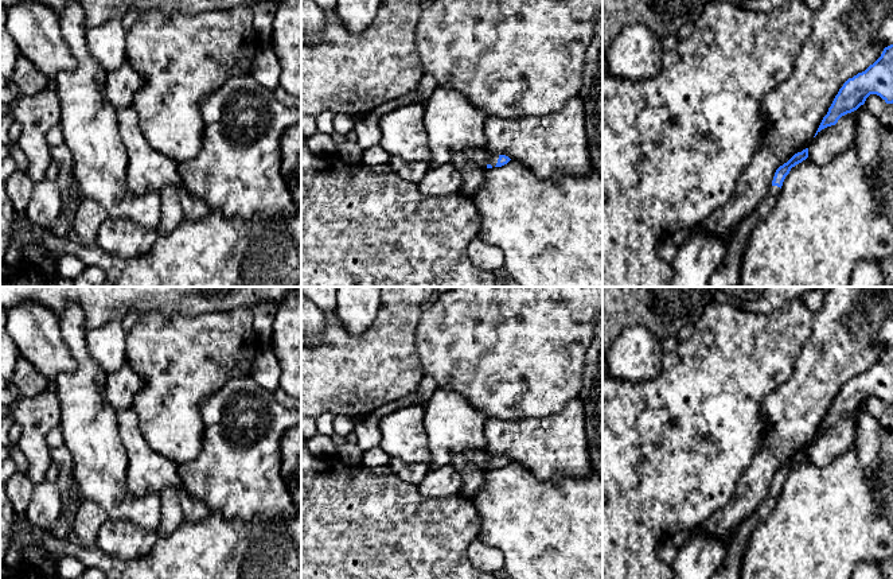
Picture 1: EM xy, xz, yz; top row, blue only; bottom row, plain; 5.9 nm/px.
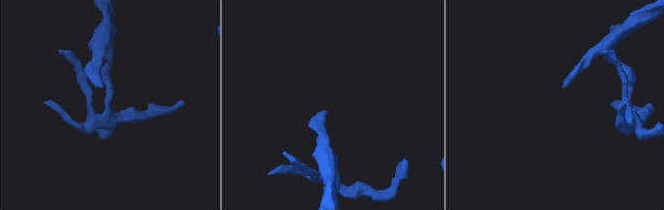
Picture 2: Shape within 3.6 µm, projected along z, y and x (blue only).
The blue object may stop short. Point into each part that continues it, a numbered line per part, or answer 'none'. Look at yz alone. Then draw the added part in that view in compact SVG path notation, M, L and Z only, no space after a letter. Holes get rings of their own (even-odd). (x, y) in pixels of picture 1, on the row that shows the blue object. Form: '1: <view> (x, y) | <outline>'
1: yz (728, 274) | M772 186L763 205L738 224L728 245L724 261L710 279L710 287L740 287L741 264L746 242L760 219L773 207L780 190L780 187Z

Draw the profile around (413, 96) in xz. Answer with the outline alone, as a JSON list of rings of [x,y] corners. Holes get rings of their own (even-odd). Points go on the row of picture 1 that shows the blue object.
[[[418,89],[412,90],[409,94],[406,94],[401,98],[389,101],[389,102],[375,108],[373,110],[373,113],[381,118],[383,114],[386,114],[386,113],[389,113],[399,106],[414,104],[420,97],[421,97],[421,94],[420,94]]]

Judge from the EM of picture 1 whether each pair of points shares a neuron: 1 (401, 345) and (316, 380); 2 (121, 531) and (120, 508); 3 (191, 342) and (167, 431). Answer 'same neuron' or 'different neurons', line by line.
1: same neuron
2: different neurons
3: same neuron

